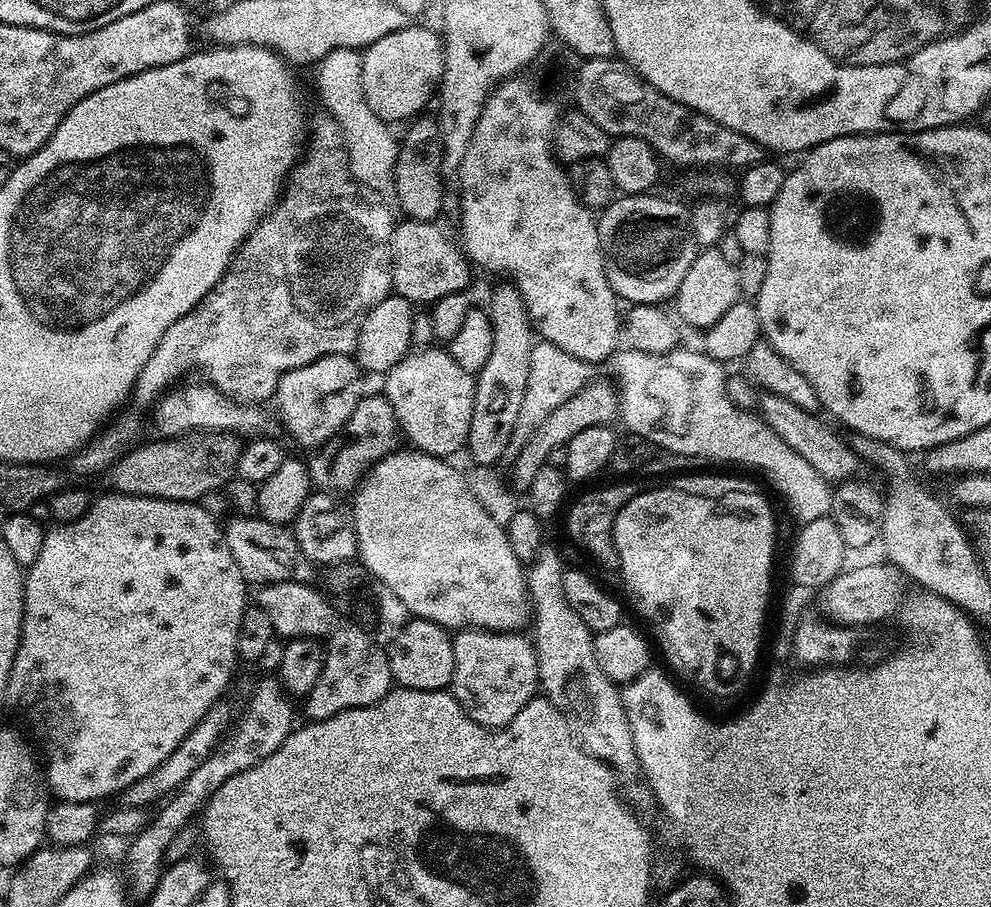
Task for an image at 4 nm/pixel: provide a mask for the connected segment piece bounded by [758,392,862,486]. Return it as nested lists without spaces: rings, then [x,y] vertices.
[[[764,392],[761,397],[758,407],[760,419],[766,421],[770,430],[774,430],[774,434],[778,434],[778,438],[782,438],[782,442],[794,450],[794,454],[802,454],[802,458],[806,458],[806,462],[810,462],[810,466],[814,466],[814,470],[818,470],[818,474],[829,485],[845,483],[857,475],[856,471],[862,468],[862,461],[851,443],[847,439],[843,440],[834,429],[827,428],[817,413],[793,406],[787,398],[778,398],[778,394]]]

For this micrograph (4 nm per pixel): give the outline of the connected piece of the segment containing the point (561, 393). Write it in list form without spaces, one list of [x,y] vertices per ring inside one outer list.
[[[547,342],[533,343],[530,354],[530,378],[526,378],[526,394],[522,398],[522,406],[518,409],[518,422],[514,426],[511,447],[521,448],[526,438],[530,438],[532,431],[542,426],[548,415],[558,410],[558,406],[562,406],[562,402],[574,398],[574,394],[578,394],[588,385],[593,376],[593,365],[587,360],[574,358],[574,354],[566,354],[566,350],[558,350],[558,346]]]

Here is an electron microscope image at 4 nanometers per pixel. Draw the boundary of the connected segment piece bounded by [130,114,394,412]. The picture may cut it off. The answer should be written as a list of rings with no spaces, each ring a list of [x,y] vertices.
[[[320,114],[316,121],[311,121],[310,135],[306,140],[306,147],[295,168],[292,169],[279,197],[278,203],[273,207],[268,215],[261,218],[254,231],[240,244],[240,248],[233,254],[232,261],[228,263],[228,269],[224,271],[223,278],[212,287],[210,294],[198,302],[190,314],[178,318],[166,334],[162,334],[162,342],[158,342],[158,350],[142,366],[142,374],[138,382],[132,387],[130,404],[133,404],[138,411],[144,412],[153,407],[156,401],[169,391],[177,382],[183,381],[187,372],[201,372],[203,379],[211,384],[225,396],[232,397],[246,404],[259,405],[260,400],[271,401],[276,395],[278,382],[290,370],[298,370],[298,366],[310,366],[323,356],[347,356],[355,353],[356,343],[358,342],[358,330],[362,330],[362,322],[382,298],[386,298],[392,292],[392,263],[390,262],[390,238],[394,227],[392,212],[388,209],[389,201],[380,196],[374,190],[370,190],[365,184],[359,184],[352,176],[352,171],[348,165],[348,155],[346,146],[342,138],[342,130],[336,125],[336,121],[327,114]]]

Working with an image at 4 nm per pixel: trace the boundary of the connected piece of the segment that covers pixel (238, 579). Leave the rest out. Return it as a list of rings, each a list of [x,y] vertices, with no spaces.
[[[109,491],[107,495],[97,495],[92,501],[90,510],[86,510],[86,514],[82,518],[78,518],[78,522],[56,524],[52,528],[49,527],[44,534],[42,554],[38,554],[38,562],[34,562],[29,566],[24,578],[24,621],[22,622],[18,654],[14,654],[14,666],[10,670],[7,703],[9,705],[13,704],[24,715],[25,722],[32,727],[32,732],[36,735],[36,738],[34,737],[35,743],[38,745],[39,751],[42,753],[43,763],[46,765],[47,785],[51,795],[56,800],[101,802],[100,800],[106,799],[107,796],[112,796],[112,798],[119,797],[126,786],[138,782],[138,778],[146,778],[146,774],[150,774],[150,770],[154,770],[154,766],[162,766],[162,762],[166,762],[166,758],[170,758],[170,754],[174,754],[174,750],[178,750],[182,740],[194,730],[194,726],[198,726],[198,722],[210,710],[210,706],[221,703],[223,696],[220,695],[227,690],[228,683],[232,680],[232,671],[235,670],[236,664],[238,665],[238,630],[242,626],[244,609],[249,607],[250,604],[249,585],[245,581],[242,570],[238,570],[238,562],[234,562],[234,554],[230,554],[230,546],[226,546],[226,538],[224,537],[221,521],[213,516],[211,512],[205,510],[203,503],[191,500],[159,500],[149,496],[127,496],[121,492],[114,491]]]

